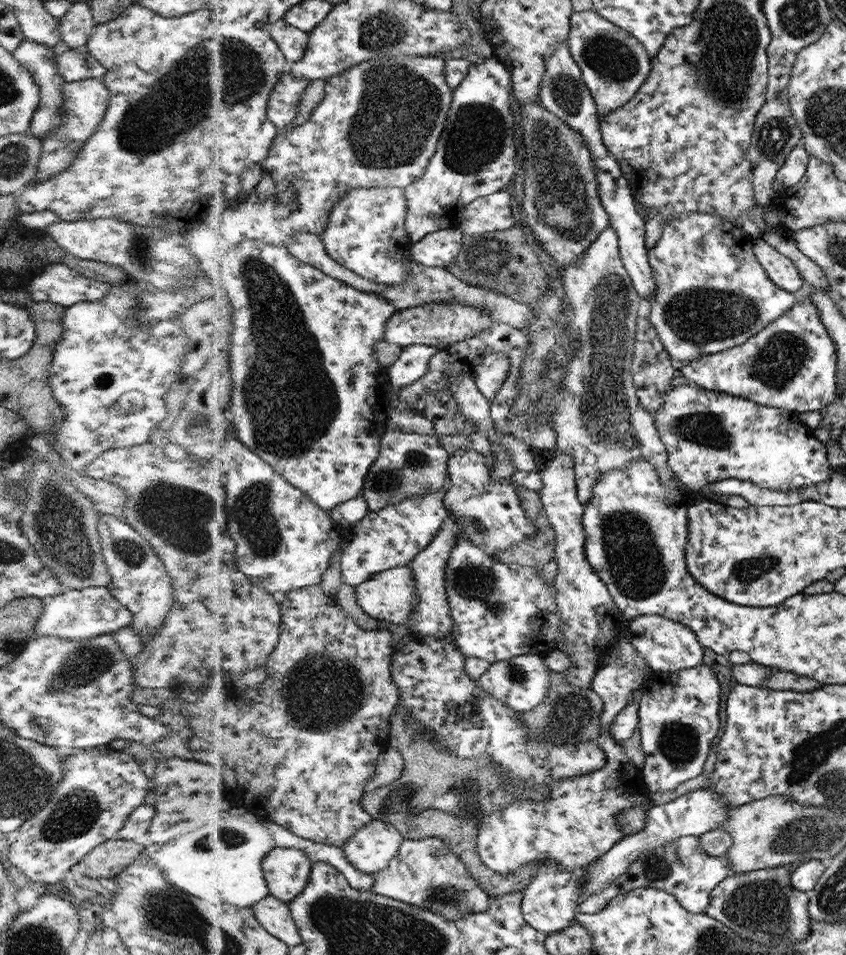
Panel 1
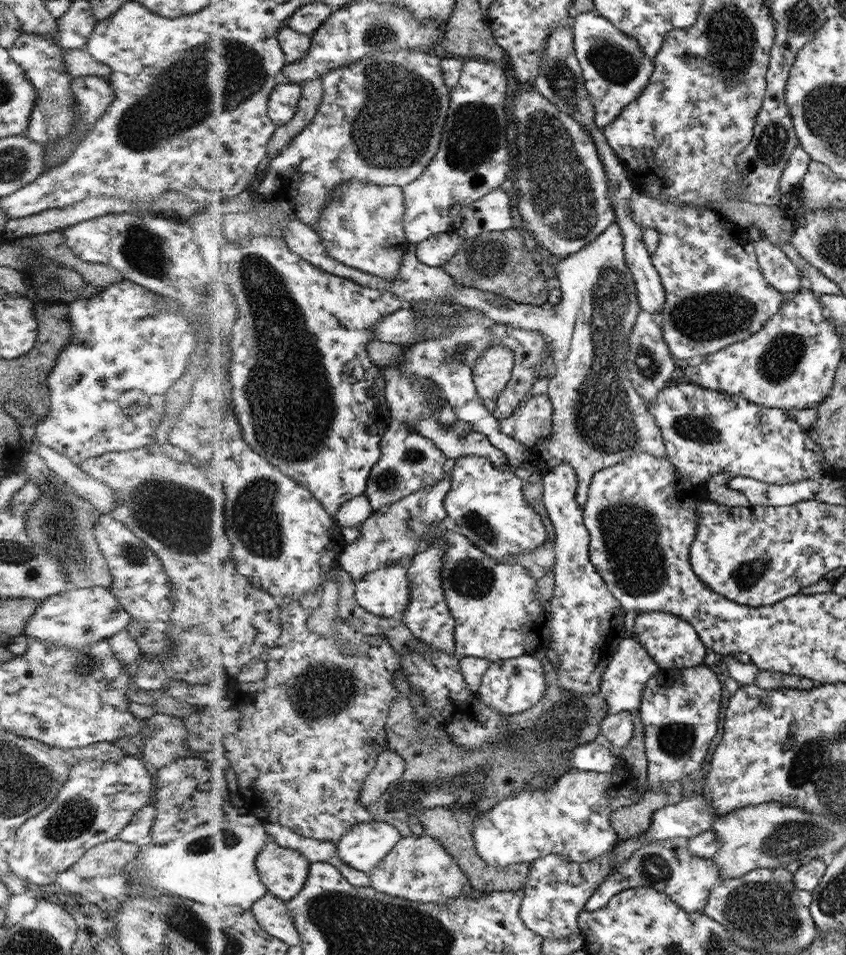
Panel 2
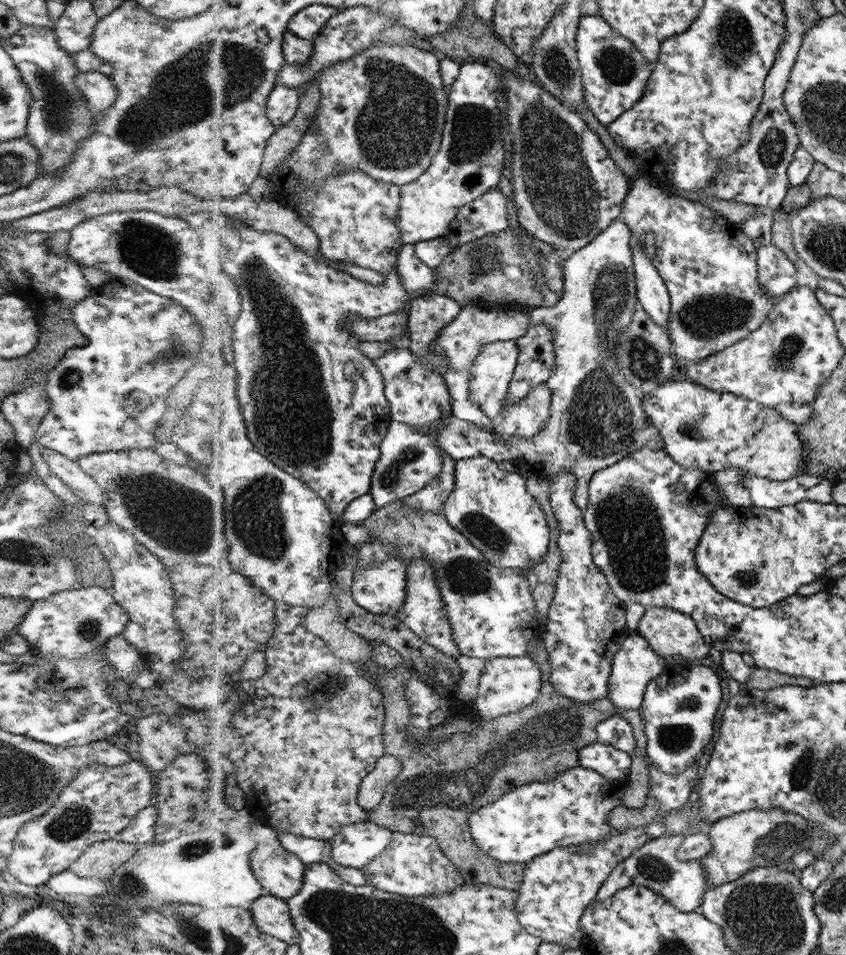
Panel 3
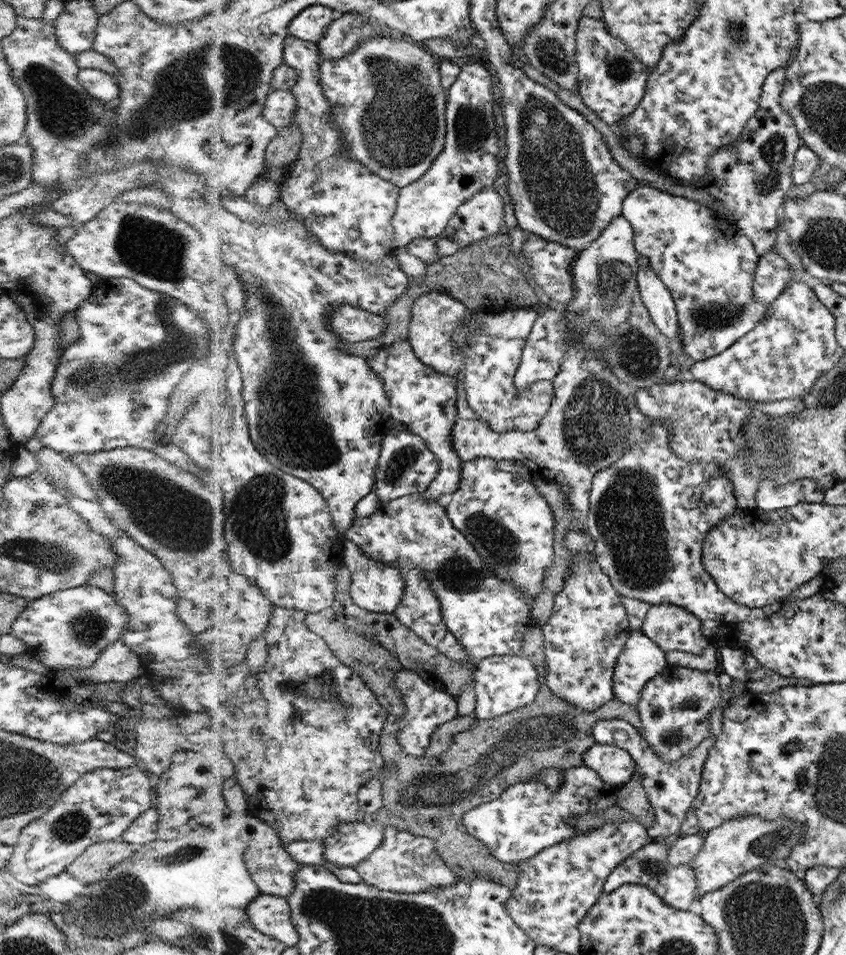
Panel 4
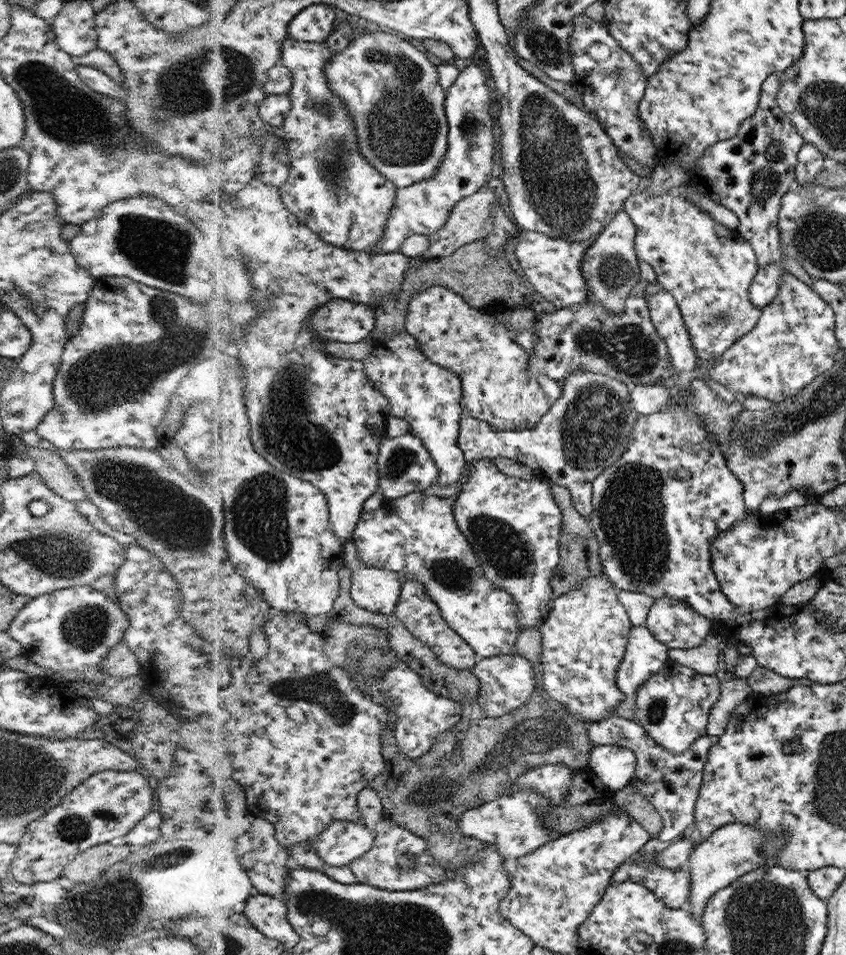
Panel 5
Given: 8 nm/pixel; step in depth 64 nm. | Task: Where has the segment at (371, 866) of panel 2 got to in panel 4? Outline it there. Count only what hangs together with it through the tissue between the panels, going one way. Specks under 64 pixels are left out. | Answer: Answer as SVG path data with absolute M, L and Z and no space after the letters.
M365 821L343 823L323 841L326 858L339 867L355 867L365 862L383 843L382 827Z

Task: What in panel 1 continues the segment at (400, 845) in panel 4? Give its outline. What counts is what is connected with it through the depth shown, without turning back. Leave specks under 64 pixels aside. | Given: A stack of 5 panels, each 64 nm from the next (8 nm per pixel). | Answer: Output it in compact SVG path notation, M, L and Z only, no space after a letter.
M438 837L404 840L389 867L374 875L376 894L431 910L447 919L459 920L467 913L484 912L491 902L485 890L469 877L459 856Z

